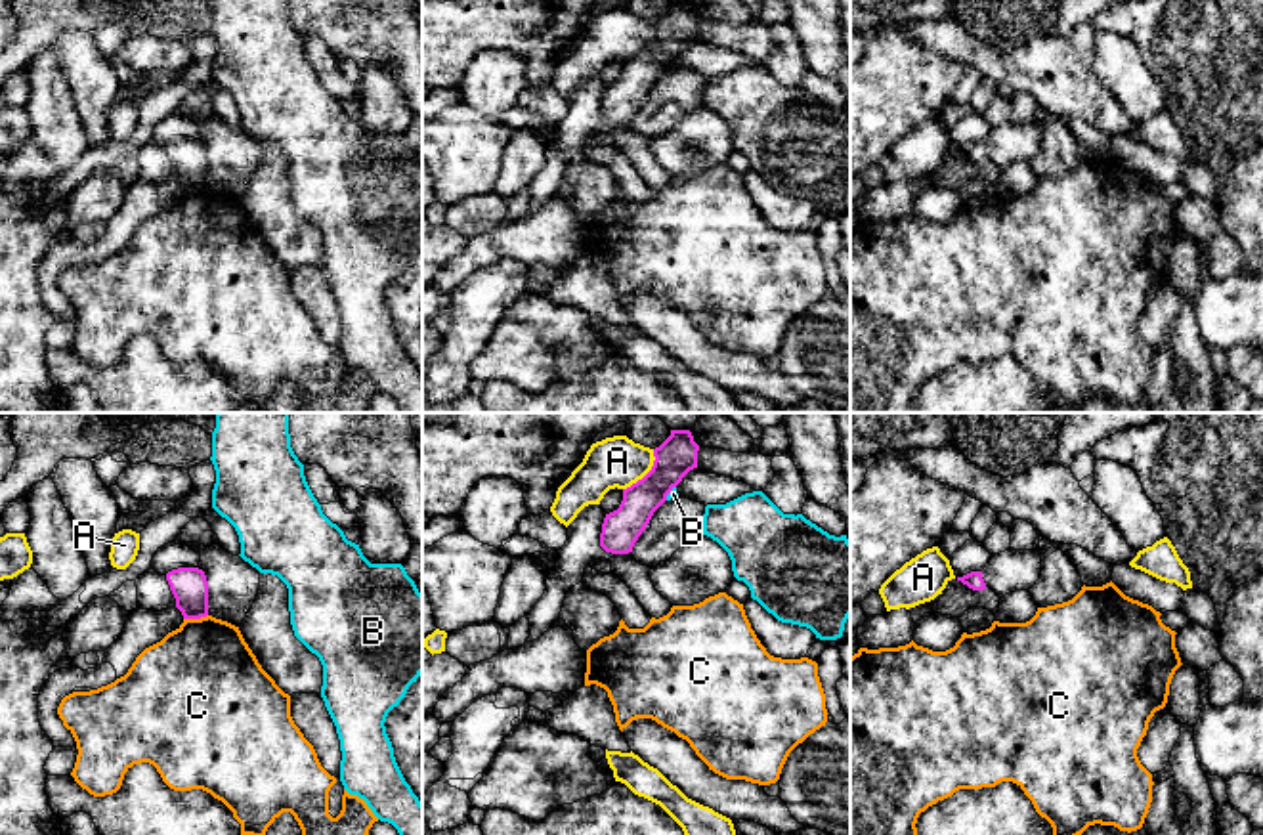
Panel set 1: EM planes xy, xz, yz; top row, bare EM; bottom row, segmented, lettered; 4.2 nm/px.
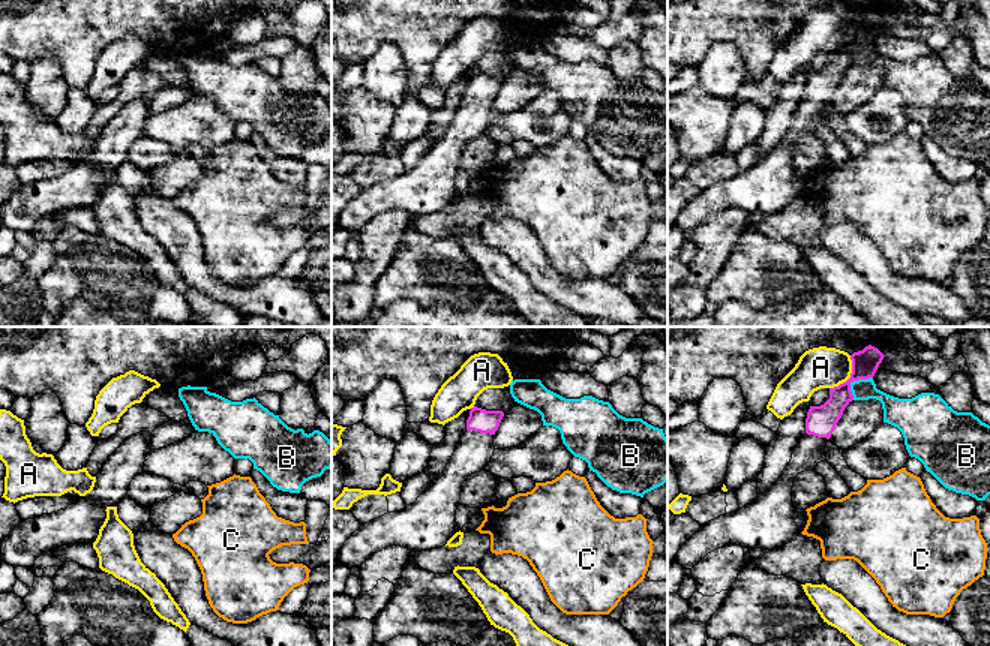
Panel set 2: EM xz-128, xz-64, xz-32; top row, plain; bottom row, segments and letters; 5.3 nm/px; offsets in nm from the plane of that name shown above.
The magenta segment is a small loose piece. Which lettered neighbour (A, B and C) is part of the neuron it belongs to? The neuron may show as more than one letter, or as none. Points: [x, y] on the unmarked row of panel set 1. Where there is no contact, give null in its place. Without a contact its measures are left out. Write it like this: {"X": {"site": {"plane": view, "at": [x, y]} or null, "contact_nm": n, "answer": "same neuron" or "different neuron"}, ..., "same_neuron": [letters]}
{"A": {"site": {"plane": "xz", "at": [648, 44]}, "contact_nm": 220, "answer": "different neuron"}, "B": {"site": {"plane": "xz", "at": [669, 64]}, "contact_nm": 80, "answer": "different neuron"}, "C": {"site": {"plane": "xy", "at": [195, 190]}, "contact_nm": 110, "answer": "different neuron"}, "same_neuron": []}

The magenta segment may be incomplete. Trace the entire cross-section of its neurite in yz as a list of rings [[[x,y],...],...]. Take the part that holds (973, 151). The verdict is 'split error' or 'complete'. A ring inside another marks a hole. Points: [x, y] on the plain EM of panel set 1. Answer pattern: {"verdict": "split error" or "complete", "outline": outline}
{"verdict": "split error", "outline": [[[1005,122],[992,126],[982,143],[957,149],[973,162],[990,159],[999,170],[1015,162],[1030,162],[1041,147],[1039,122]]]}

